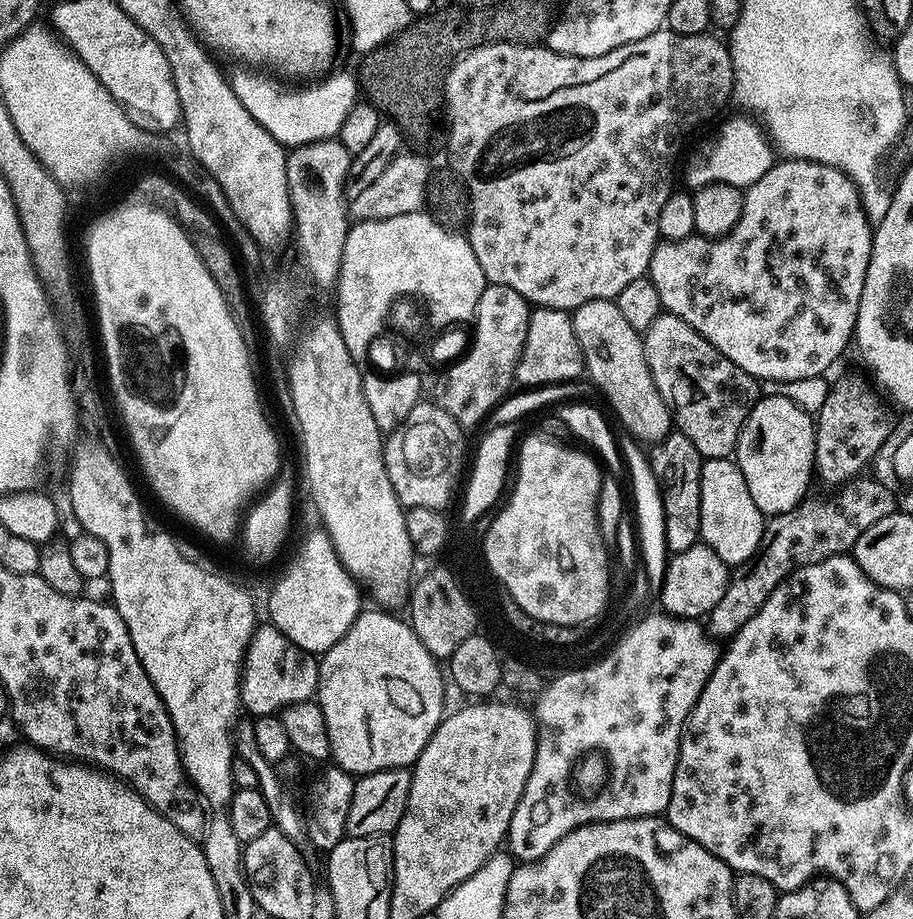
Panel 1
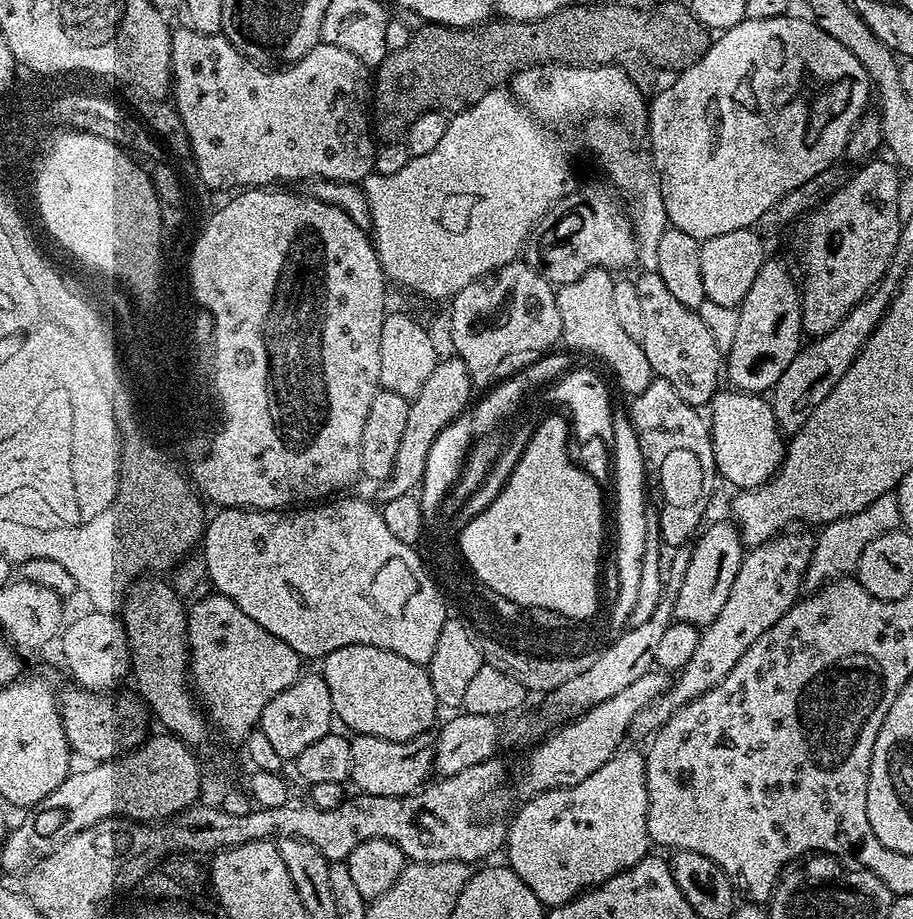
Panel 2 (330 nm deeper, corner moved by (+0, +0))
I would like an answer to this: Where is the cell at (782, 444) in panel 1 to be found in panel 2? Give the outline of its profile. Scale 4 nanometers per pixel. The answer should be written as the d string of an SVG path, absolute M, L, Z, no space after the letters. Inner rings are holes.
M735 390L724 391L717 391L710 405L710 431L716 471L733 484L733 489L757 488L771 480L784 463L785 433L780 431L772 405L763 395Z

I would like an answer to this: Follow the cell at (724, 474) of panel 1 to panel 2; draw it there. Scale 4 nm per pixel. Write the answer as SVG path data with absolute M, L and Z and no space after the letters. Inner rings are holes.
M727 523L712 524L708 529L705 527L691 545L690 566L674 603L673 614L681 624L707 626L718 618L722 606L726 606L726 598L730 598L730 586L734 586L734 578L738 578L738 566L742 566L746 545L735 523Z

